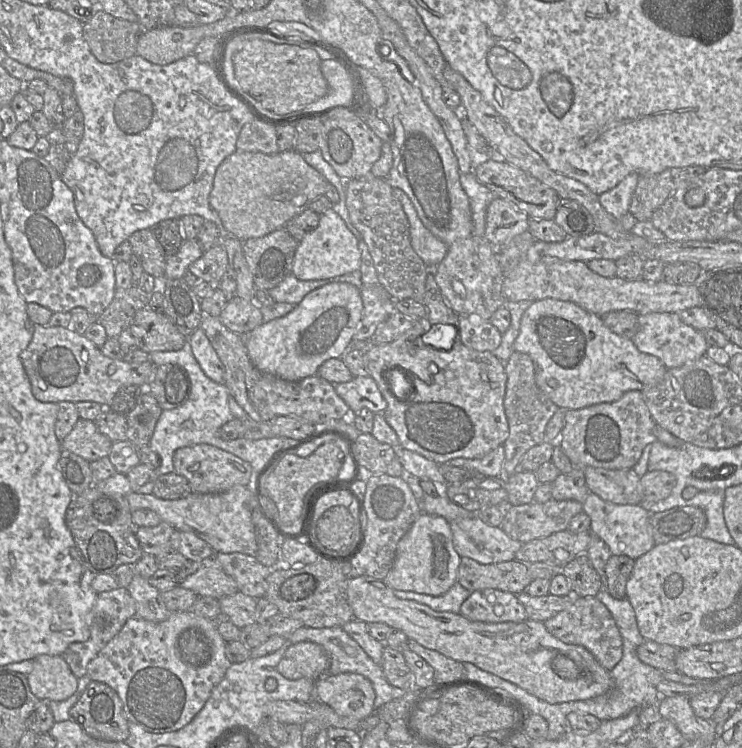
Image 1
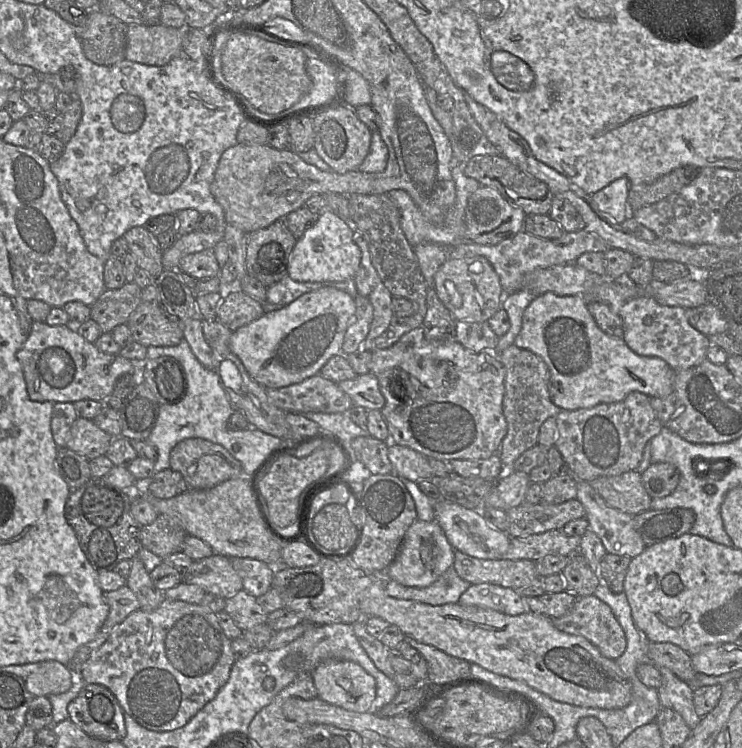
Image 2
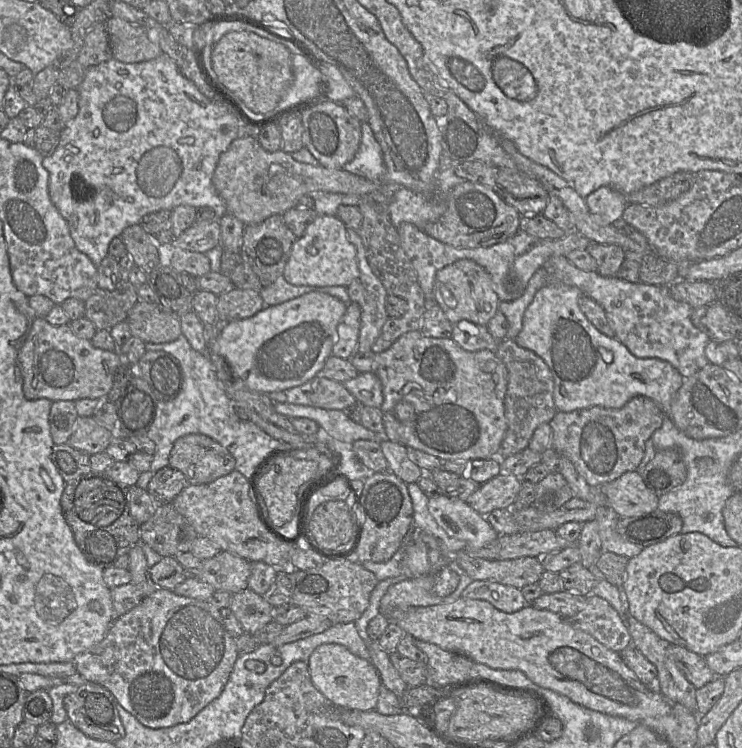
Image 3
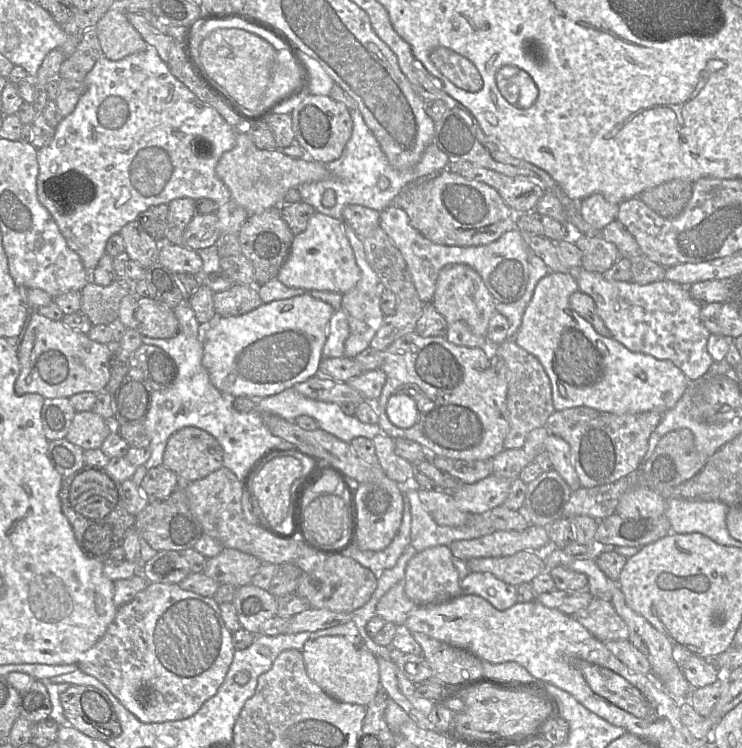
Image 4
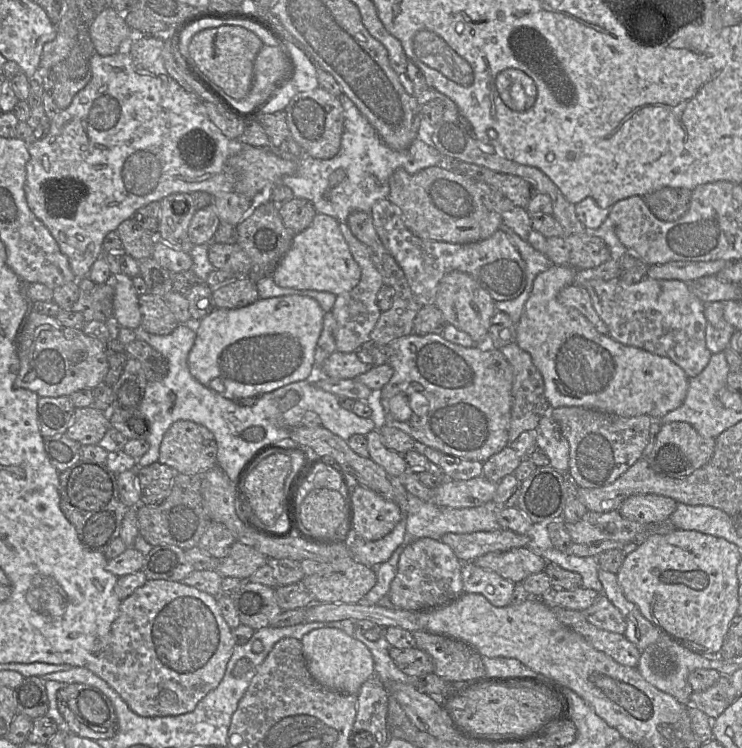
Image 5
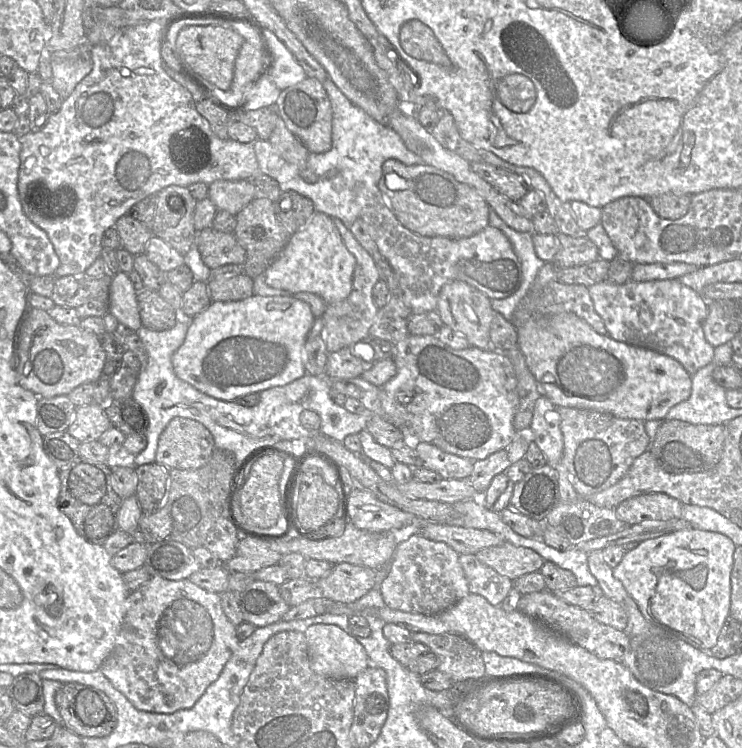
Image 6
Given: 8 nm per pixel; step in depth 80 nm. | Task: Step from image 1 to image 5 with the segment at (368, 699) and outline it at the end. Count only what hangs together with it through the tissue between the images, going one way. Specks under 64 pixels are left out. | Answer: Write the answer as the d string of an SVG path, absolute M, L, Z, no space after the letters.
M338 628L314 629L303 636L301 643L310 675L325 688L356 695L361 685L375 675L373 657L369 649L355 637Z

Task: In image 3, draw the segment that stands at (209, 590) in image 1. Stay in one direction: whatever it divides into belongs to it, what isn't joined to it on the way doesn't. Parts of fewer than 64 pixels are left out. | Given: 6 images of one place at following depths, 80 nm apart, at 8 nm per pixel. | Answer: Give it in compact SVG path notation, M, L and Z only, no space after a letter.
M221 551L214 557L202 561L201 570L199 571L198 575L189 575L189 576L198 577L200 580L210 584L215 591L227 591L231 594L235 594L238 593L239 591L248 588L250 574L251 574L251 562L231 552Z

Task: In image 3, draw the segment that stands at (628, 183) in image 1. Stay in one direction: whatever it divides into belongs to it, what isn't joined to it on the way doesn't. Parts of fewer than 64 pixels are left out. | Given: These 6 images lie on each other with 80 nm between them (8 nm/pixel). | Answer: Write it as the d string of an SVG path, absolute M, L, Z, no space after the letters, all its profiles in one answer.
M602 186L591 192L585 197L585 201L589 210L608 224L622 218L627 205L626 195L608 186Z

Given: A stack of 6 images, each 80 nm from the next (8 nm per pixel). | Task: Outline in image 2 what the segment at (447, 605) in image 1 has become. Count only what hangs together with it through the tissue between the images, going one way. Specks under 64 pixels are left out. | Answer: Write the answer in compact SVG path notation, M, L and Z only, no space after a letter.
M452 566L430 586L424 588L408 587L394 580L388 580L385 589L386 593L393 598L440 606L459 602L460 596L470 585L469 582L458 576Z

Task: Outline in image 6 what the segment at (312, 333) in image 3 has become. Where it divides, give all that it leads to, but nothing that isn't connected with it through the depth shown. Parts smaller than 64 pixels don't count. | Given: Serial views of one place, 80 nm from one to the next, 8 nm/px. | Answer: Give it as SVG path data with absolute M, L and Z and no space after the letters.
M252 295L239 301L211 302L189 322L185 340L172 356L174 372L198 391L223 401L287 385L306 375L303 349L314 321L310 306L290 297Z

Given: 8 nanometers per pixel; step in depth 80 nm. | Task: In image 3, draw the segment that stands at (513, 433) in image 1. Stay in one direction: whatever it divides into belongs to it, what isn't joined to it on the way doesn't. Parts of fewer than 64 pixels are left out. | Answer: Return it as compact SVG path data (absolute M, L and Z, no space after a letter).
M511 339L499 341L495 352L507 368L507 390L504 398L507 431L500 446L501 459L526 449L534 431L540 425L549 423L558 410L553 400L553 376L542 358Z

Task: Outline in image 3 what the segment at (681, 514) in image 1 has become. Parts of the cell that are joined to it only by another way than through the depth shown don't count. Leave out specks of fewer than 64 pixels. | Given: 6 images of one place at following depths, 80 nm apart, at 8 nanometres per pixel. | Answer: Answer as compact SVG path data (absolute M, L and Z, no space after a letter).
M657 509L640 516L620 517L616 531L624 541L645 548L681 533L682 525L679 515Z

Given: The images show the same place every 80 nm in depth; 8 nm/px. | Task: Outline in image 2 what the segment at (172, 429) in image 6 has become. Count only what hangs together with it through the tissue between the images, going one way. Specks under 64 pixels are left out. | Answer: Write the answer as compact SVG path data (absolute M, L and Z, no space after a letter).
M187 438L177 443L170 452L170 469L182 474L189 489L207 489L223 481L245 476L240 461L227 449L202 438Z

